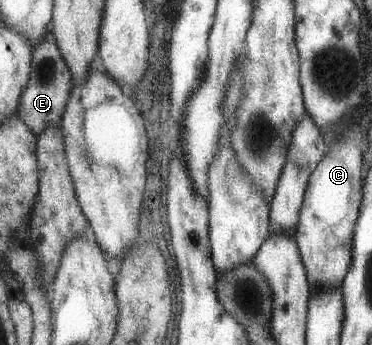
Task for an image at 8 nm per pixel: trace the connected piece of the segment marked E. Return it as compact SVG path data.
M48 32L31 49L31 71L26 86L19 96L17 116L37 137L46 127L59 127L72 88L72 78L68 67L55 44L55 38Z

